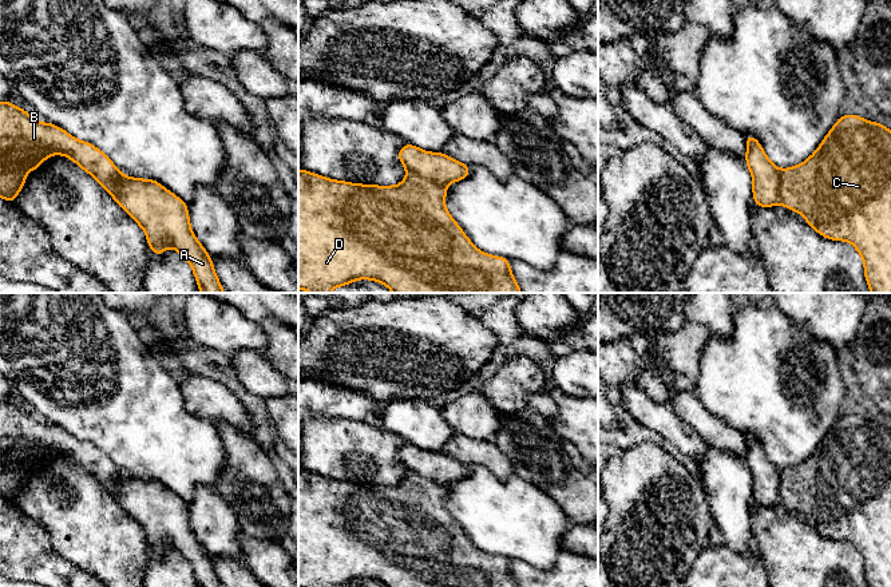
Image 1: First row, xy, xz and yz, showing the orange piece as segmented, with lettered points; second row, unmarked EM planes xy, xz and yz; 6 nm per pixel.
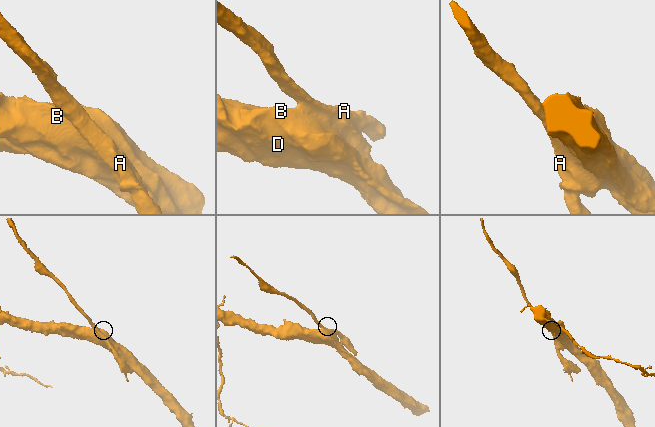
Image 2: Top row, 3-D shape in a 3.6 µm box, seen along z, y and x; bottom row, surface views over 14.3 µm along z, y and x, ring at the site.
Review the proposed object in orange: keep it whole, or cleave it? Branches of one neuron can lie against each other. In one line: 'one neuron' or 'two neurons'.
two neurons

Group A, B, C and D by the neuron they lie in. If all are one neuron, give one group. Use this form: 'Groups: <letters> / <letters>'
Groups: A / B C D

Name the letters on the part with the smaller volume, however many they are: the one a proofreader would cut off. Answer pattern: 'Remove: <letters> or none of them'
Remove: A

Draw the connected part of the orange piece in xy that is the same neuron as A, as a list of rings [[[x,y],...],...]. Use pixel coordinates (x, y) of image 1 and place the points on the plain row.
[[[120,475],[118,504],[144,530],[155,555],[174,547],[193,567],[199,587],[222,587],[211,558],[191,531],[187,503],[153,479]]]

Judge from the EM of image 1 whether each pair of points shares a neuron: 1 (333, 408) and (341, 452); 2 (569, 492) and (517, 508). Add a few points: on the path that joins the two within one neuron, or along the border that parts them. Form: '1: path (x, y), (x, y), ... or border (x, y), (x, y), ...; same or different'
1: border (312, 415), (365, 423); different
2: border (525, 480), (529, 480), (545, 492), (571, 522); different

